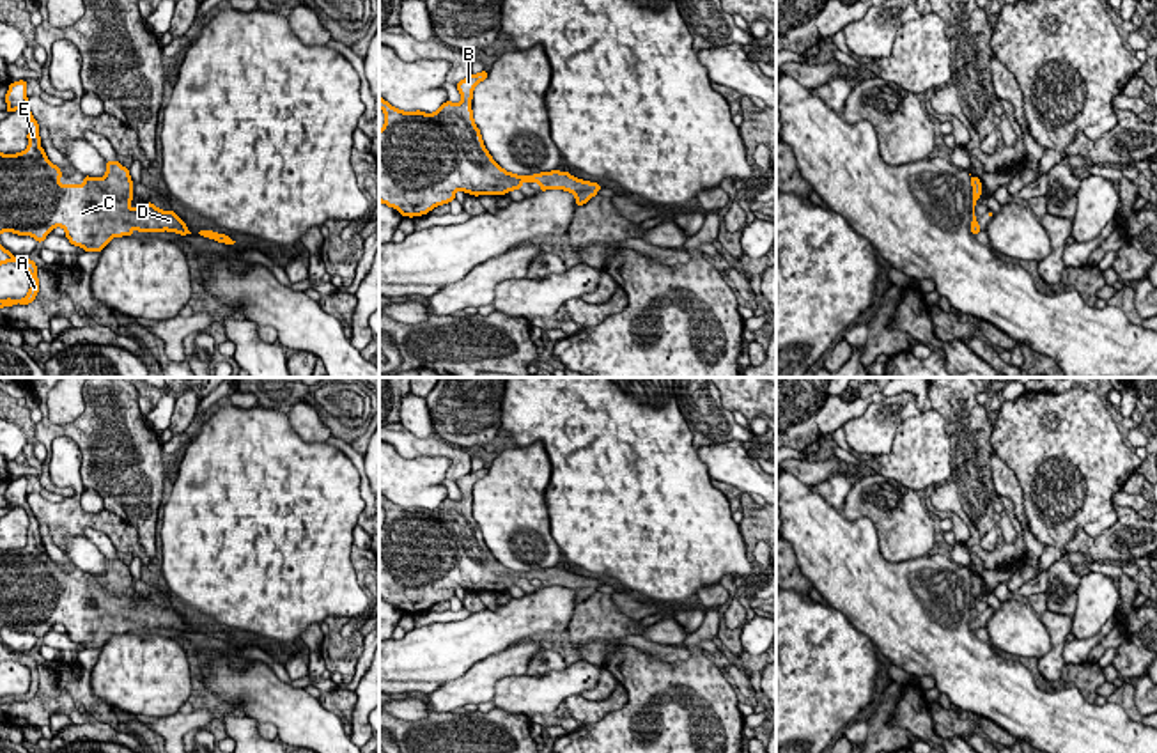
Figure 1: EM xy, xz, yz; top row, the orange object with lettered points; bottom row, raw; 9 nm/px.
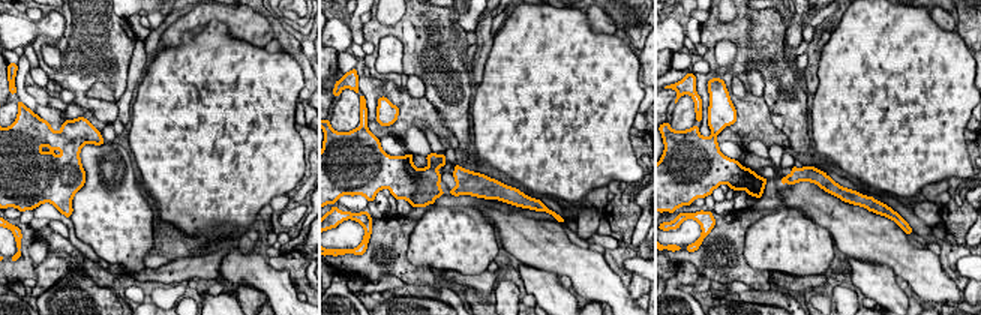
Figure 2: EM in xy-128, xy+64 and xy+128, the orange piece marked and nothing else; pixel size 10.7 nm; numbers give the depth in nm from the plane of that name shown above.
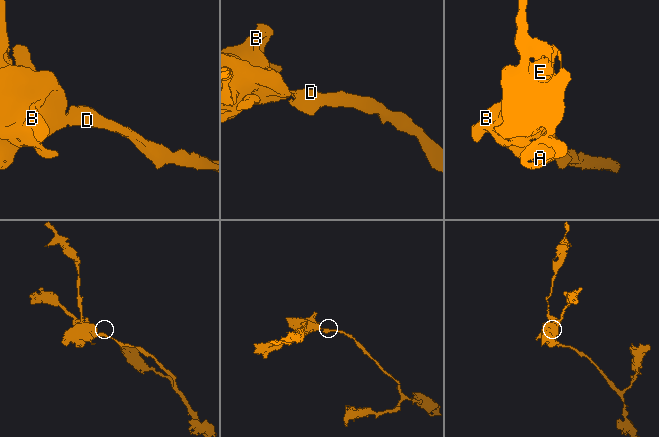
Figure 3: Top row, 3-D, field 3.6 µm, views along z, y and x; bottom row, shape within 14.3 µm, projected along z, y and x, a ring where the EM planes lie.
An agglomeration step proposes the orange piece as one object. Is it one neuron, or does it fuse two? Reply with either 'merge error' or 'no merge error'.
no merge error

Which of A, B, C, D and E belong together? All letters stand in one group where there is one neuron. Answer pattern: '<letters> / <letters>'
A B C D E

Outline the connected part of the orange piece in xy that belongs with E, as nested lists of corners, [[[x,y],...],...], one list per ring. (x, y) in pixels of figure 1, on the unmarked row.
[[[19,477],[9,482],[5,491],[7,510],[21,507],[28,514],[28,544],[23,549],[0,549],[0,631],[12,629],[18,633],[32,633],[37,640],[55,625],[62,624],[71,641],[85,648],[101,648],[112,634],[131,633],[136,629],[175,629],[188,631],[186,620],[174,609],[158,606],[152,599],[131,604],[133,578],[129,567],[119,558],[106,558],[103,574],[83,574],[83,581],[60,581],[64,574],[53,562],[39,537],[39,521],[28,507],[27,478]]]

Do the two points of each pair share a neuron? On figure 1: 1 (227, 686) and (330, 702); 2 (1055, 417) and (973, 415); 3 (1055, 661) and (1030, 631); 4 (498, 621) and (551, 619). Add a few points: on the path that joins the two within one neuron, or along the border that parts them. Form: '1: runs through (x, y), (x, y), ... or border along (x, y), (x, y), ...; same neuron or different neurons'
1: border along (318, 700), (341, 718), (346, 732); different neurons
2: border along (994, 424), (991, 449); different neurons
3: border along (1039, 617), (1049, 635), (1049, 649), (1039, 659); different neurons
4: runs through (511, 621), (539, 619); same neuron

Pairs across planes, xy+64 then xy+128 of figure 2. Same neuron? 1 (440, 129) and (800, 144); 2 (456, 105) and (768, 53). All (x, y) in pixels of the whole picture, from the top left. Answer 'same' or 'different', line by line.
1: different
2: same

